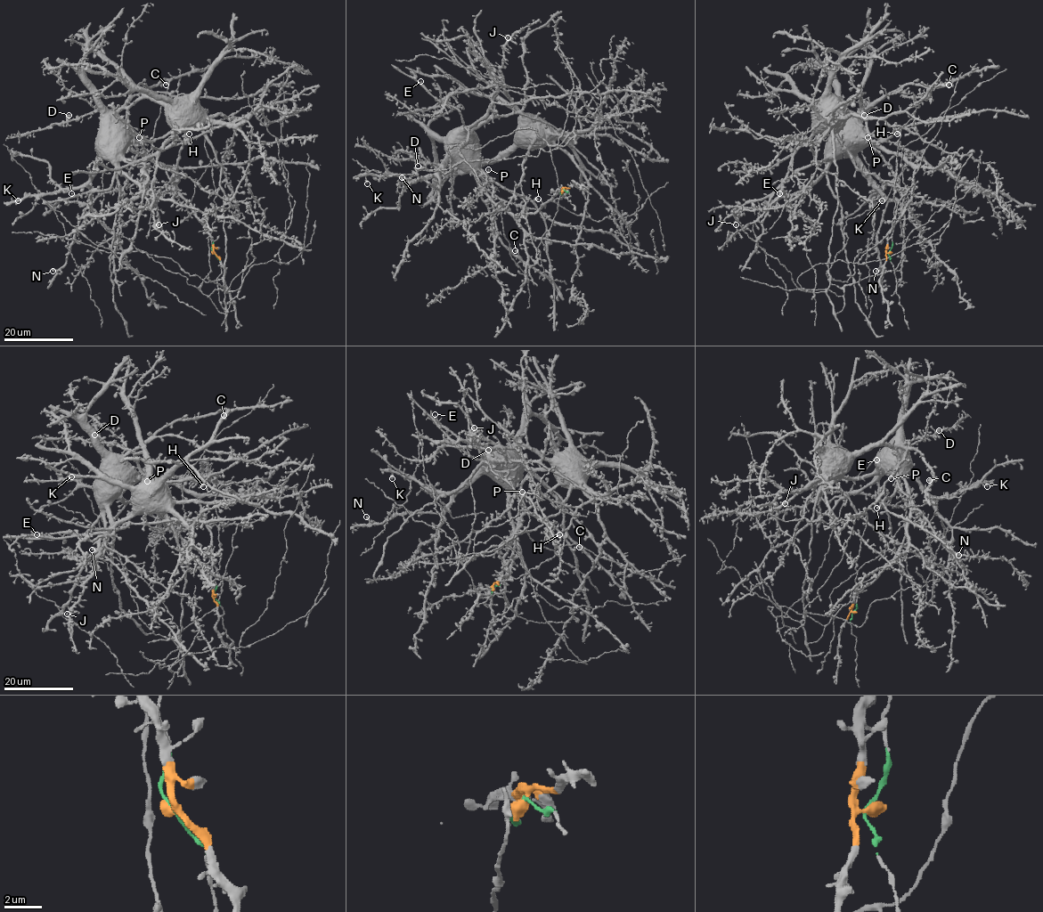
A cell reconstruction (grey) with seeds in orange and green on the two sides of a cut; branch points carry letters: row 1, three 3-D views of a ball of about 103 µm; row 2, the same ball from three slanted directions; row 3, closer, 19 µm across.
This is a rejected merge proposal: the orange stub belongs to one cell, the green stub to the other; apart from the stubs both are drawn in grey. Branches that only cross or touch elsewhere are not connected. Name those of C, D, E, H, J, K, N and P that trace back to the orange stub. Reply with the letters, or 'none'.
C, E, H, K, N

